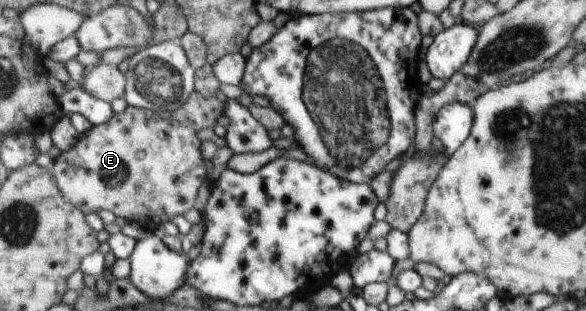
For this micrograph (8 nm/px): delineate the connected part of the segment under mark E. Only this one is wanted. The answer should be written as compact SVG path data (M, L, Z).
M195 90L193 95L189 98L189 101L183 105L183 107L177 108L175 111L158 111L152 108L141 108L133 105L128 105L125 110L119 113L115 113L114 116L104 124L93 126L93 129L80 138L77 145L71 149L71 151L64 151L59 154L50 166L53 175L56 176L57 183L60 185L61 191L64 192L65 199L69 199L71 203L76 204L87 215L95 215L95 211L99 209L106 209L111 211L117 217L123 217L128 222L139 222L144 227L147 227L149 221L151 223L165 223L167 221L173 222L178 215L187 213L189 209L195 207L195 201L197 201L197 195L199 195L199 189L203 183L209 183L207 181L207 172L205 171L205 161L203 161L203 155L201 155L201 141L199 141L199 131L215 127L217 119L224 115L225 100L224 96L213 95L213 97L206 97L203 93Z

